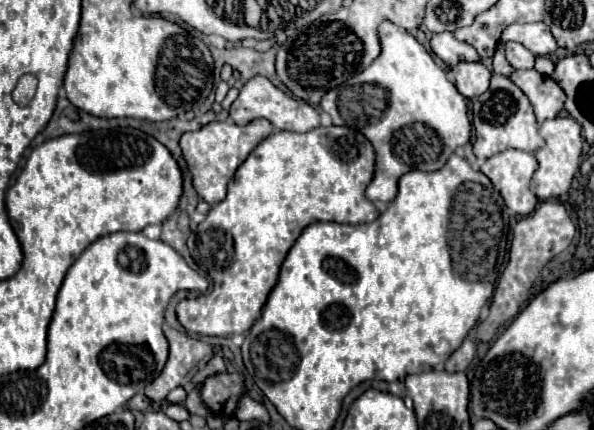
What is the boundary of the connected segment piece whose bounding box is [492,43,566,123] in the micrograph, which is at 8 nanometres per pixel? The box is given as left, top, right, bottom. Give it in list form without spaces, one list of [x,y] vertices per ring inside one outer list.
[[[502,43],[494,53],[492,65],[494,65],[496,73],[510,75],[510,79],[524,91],[524,95],[530,99],[530,103],[534,107],[534,115],[536,115],[538,123],[542,123],[546,119],[554,119],[560,115],[560,111],[564,109],[566,93],[554,79],[540,75],[536,69],[528,69],[528,71],[512,69],[508,65],[508,61],[504,59]]]

